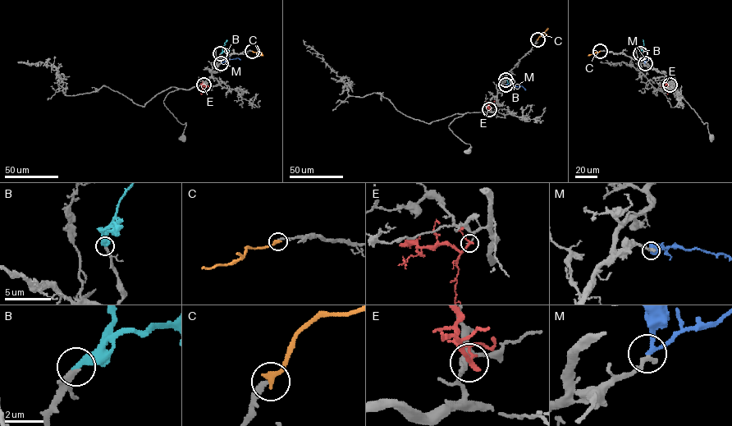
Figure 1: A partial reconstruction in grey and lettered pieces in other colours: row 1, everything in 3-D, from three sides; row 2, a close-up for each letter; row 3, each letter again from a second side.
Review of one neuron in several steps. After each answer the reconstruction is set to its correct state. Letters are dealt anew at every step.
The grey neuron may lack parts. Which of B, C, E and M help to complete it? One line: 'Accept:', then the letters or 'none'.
Accept: B, M

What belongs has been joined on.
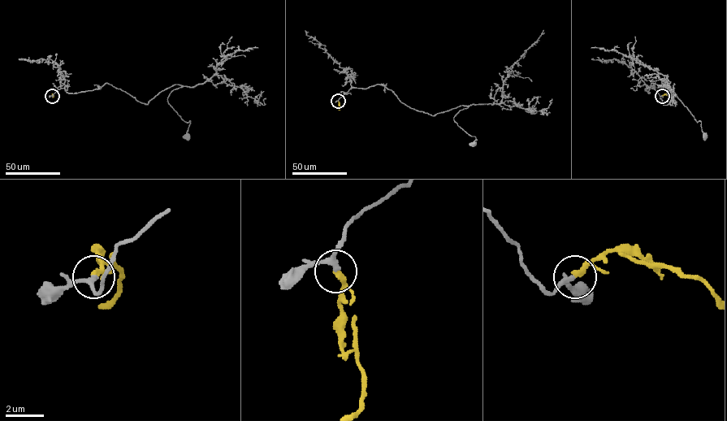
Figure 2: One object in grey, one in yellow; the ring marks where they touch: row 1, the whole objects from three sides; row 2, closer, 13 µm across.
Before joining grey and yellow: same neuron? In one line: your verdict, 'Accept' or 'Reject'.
Accept

